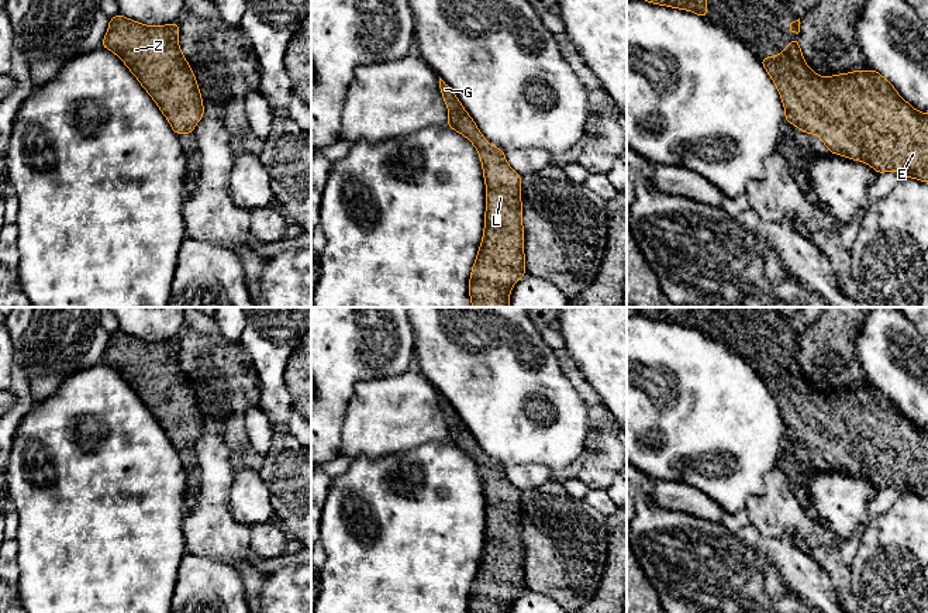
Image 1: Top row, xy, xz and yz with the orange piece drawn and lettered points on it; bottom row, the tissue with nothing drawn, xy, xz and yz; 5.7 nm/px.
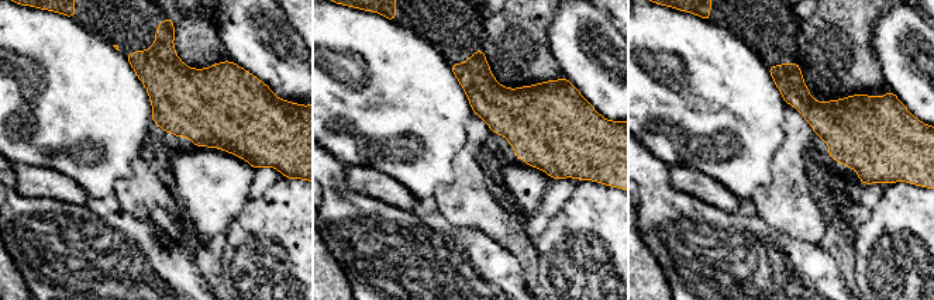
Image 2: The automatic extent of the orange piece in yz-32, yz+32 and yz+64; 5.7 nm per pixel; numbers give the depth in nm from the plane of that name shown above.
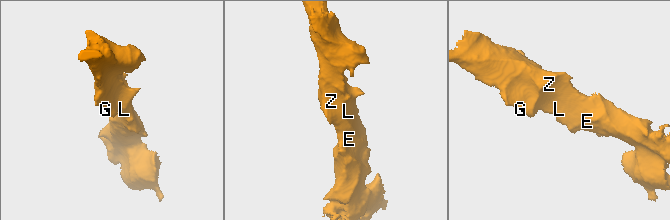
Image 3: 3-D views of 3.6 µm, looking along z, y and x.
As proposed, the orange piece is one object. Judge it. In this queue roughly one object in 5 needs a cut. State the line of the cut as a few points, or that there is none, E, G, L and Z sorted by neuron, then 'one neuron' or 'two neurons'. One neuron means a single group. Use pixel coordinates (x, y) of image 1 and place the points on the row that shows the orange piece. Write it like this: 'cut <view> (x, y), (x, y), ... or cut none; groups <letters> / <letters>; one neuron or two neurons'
cut none; groups E G L Z; one neuron

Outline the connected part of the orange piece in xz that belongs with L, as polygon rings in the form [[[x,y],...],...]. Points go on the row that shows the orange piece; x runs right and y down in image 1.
[[[439,78],[439,89],[446,103],[448,127],[465,135],[477,149],[486,182],[486,214],[482,244],[469,280],[472,307],[508,307],[510,290],[525,273],[524,228],[521,204],[521,175],[506,161],[503,148],[490,145],[480,134],[451,87]]]

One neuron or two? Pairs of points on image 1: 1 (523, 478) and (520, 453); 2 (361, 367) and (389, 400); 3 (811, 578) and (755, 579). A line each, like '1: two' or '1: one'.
1: two
2: two
3: one

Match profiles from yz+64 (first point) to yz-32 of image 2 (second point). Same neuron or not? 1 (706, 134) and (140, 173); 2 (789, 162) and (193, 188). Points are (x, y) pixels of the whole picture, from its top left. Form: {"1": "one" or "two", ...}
{"1": "two", "2": "two"}

